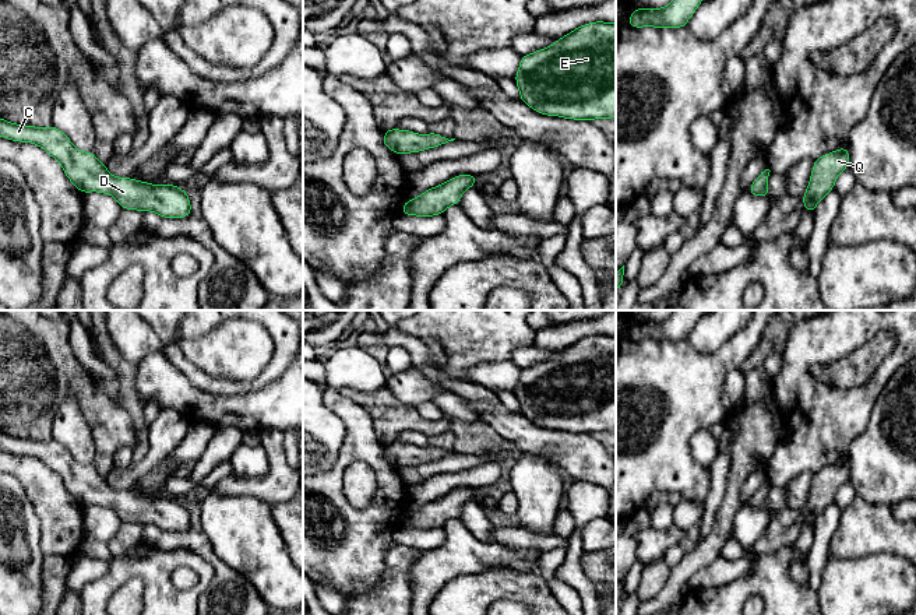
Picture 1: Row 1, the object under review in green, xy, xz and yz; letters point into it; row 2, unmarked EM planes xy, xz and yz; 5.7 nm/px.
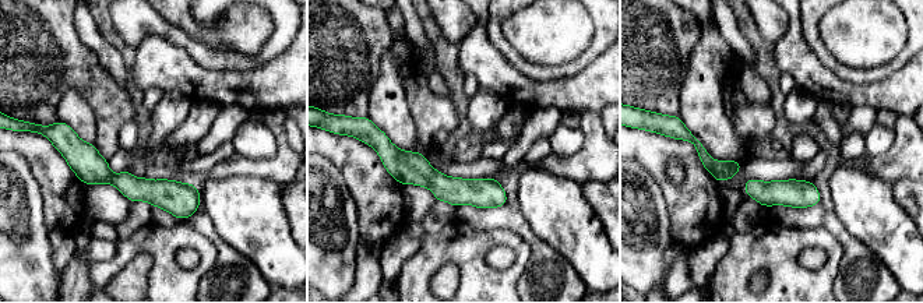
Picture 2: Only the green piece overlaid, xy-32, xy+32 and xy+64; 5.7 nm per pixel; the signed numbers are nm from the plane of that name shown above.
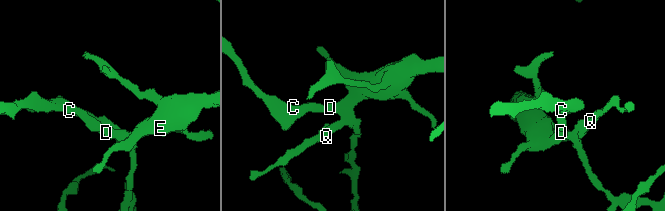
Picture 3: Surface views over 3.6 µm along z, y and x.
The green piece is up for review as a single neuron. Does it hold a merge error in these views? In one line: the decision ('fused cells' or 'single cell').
single cell

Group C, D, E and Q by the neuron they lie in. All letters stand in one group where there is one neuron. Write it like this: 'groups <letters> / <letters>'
groups C D E Q

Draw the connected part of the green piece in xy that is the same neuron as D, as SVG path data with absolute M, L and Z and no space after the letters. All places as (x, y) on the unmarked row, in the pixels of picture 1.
M0 430L0 450L34 456L61 478L70 495L84 507L109 506L121 521L152 524L163 531L184 531L191 517L184 502L175 498L151 498L131 491L114 491L94 465L77 463L71 453L53 439L15 437Z

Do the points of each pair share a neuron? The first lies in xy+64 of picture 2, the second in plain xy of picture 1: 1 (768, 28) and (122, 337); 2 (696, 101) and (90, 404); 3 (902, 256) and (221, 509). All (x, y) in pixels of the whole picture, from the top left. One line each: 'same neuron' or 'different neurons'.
1: same neuron
2: different neurons
3: same neuron

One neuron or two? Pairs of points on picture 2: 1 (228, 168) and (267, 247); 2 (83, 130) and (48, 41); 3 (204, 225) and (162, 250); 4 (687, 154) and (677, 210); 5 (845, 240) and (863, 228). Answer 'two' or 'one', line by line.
1: two
2: two
3: two
4: one
5: two

